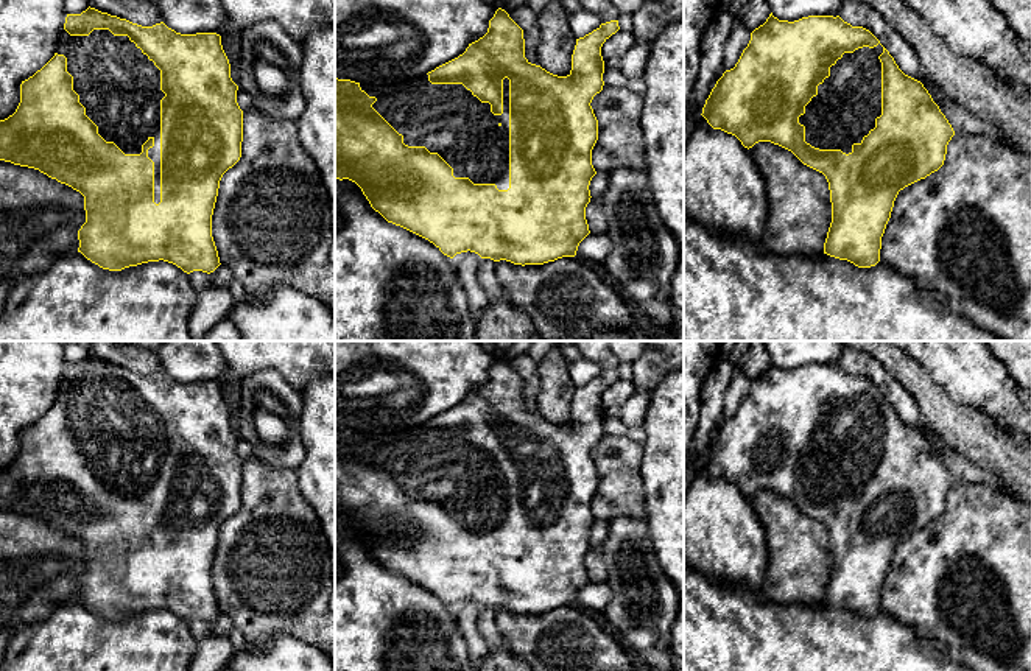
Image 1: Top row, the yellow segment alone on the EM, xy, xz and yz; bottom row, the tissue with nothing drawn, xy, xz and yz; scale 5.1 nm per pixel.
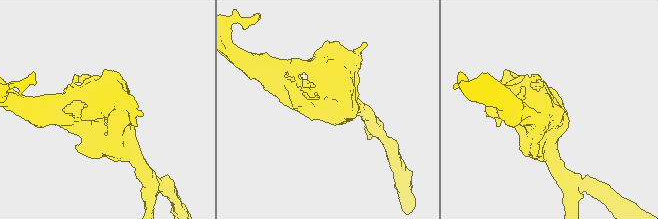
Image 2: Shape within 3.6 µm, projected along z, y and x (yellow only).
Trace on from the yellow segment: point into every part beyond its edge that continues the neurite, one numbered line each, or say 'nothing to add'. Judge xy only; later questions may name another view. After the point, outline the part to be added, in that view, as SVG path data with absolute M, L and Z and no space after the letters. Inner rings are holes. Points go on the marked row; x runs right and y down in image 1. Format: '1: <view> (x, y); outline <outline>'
1: xy (119, 86); outline M64 28L56 53L67 58L73 90L86 107L86 115L98 126L106 142L114 142L125 154L140 154L142 145L153 137L148 157L154 162L154 202L160 202L160 70L129 40L109 30L93 30L89 36L70 36Z

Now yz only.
1: yz (848, 101); outline M863 47L853 53L844 53L830 67L830 76L818 86L818 95L805 106L799 123L805 126L805 142L819 149L841 149L852 153L853 143L875 128L875 118L881 115L881 62L878 56L883 47Z

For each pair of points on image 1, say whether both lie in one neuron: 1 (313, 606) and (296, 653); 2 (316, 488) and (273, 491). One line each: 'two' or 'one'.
1: two
2: two

